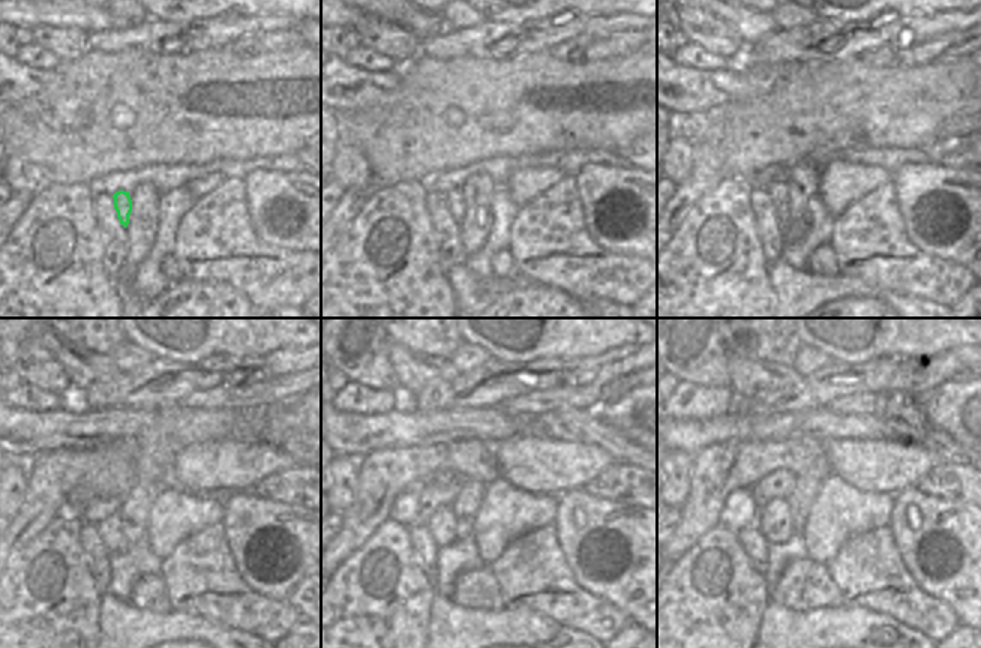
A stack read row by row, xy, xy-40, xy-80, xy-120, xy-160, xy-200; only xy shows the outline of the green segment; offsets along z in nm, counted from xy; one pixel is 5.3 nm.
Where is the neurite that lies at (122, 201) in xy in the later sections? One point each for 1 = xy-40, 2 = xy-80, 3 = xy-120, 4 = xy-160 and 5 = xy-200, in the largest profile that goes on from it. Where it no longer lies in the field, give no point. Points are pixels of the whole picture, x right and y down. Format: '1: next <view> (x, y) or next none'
1: next xy-40 (455, 200)
2: next xy-80 (779, 191)
3: next xy-120 (110, 531)
4: next xy-160 (441, 525)
5: next xy-200 (774, 522)

